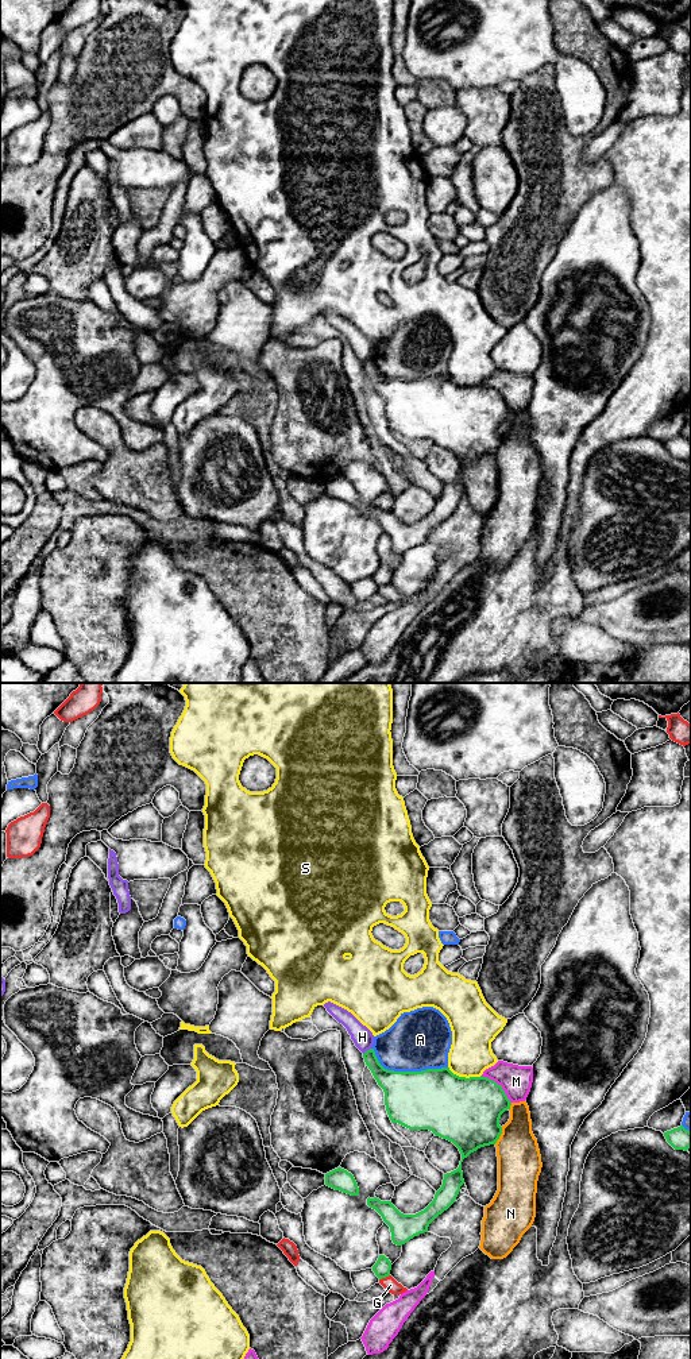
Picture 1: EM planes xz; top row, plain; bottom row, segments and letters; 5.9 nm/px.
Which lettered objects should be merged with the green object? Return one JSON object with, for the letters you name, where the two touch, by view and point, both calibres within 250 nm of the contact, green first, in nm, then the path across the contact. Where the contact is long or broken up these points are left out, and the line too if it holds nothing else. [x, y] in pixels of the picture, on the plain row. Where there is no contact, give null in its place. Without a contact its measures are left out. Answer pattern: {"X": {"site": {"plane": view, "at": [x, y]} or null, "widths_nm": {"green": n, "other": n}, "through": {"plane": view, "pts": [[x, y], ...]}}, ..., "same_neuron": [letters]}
{"same_neuron": []}

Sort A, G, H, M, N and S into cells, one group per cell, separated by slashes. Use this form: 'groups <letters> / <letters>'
groups A / G / H / M / N / S

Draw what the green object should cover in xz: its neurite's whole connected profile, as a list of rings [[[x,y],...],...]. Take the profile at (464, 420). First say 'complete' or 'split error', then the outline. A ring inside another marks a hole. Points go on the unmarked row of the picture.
complete; [[[374,358],[363,363],[378,394],[385,401],[385,414],[391,432],[409,439],[429,439],[452,451],[462,463],[456,479],[444,483],[433,510],[416,524],[401,522],[391,510],[367,507],[390,536],[391,549],[402,555],[428,541],[429,533],[456,509],[464,493],[462,471],[480,456],[495,453],[502,443],[501,424],[510,409],[501,394],[487,386],[459,386],[449,377],[421,381],[385,378]]]

